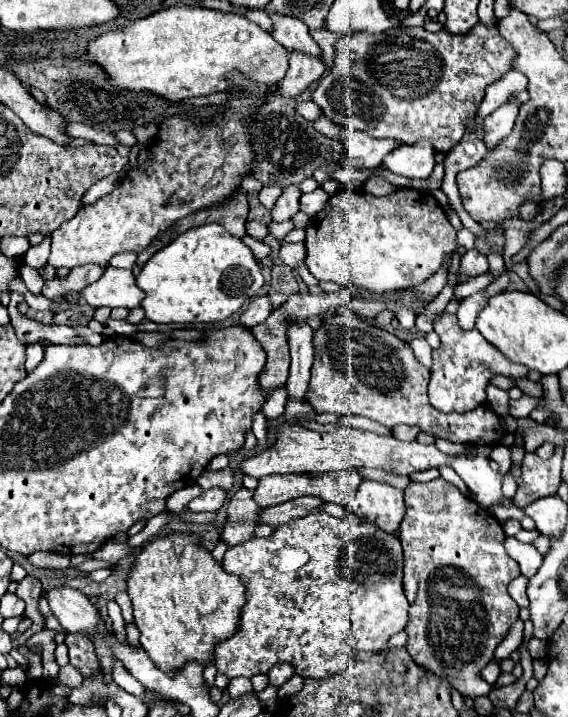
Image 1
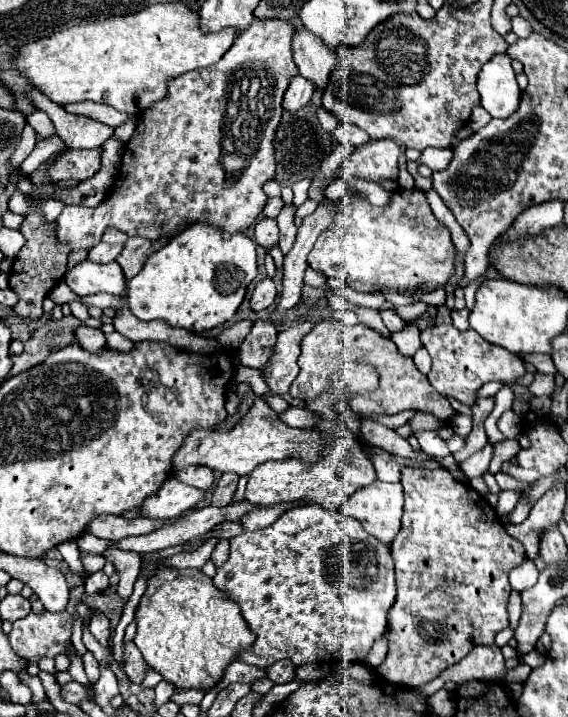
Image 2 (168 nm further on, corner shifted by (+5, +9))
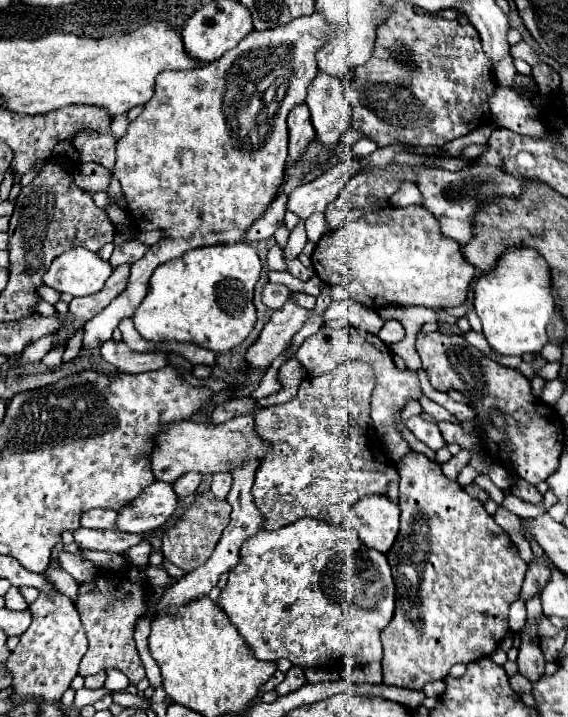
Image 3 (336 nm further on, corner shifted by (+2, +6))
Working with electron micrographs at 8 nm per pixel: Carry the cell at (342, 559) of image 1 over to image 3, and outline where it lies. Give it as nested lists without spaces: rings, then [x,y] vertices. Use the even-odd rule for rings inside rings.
[[[301,518],[285,528],[265,530],[245,540],[239,564],[229,572],[219,604],[259,660],[277,662],[279,658],[287,658],[293,666],[324,670],[325,664],[328,668],[329,662],[337,659],[350,669],[381,660],[379,634],[393,618],[395,584],[387,556],[361,544],[357,530],[343,524],[333,526],[317,518]],[[361,590],[367,594],[363,596]],[[375,590],[381,590],[381,598],[375,598]],[[355,598],[359,604],[353,604]]]

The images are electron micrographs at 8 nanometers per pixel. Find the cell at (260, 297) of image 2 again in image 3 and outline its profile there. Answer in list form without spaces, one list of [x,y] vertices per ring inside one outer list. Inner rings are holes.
[[[271,282],[265,284],[263,294],[261,294],[263,304],[269,306],[269,308],[273,308],[273,310],[281,308],[287,302],[287,298],[289,298],[289,288],[283,286],[283,284],[271,284]]]

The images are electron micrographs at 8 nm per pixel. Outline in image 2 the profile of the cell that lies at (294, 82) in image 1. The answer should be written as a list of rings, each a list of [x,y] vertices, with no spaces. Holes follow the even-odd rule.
[[[300,75],[294,77],[284,93],[284,109],[290,113],[296,113],[310,101],[312,93],[314,93],[314,85],[308,79],[304,79]]]

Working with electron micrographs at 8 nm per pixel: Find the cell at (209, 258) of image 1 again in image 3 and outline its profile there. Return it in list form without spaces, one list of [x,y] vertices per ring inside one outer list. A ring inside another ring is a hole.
[[[251,244],[195,248],[153,272],[149,294],[135,310],[133,324],[145,340],[193,342],[213,352],[227,352],[247,338],[257,320],[253,286],[259,276],[261,262]]]

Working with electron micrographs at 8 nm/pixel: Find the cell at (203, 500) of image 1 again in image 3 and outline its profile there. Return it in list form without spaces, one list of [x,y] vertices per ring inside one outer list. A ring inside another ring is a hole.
[[[153,482],[137,500],[133,500],[133,504],[127,504],[125,510],[119,512],[117,528],[133,534],[161,528],[177,512],[177,506],[179,496],[173,490],[173,484]]]

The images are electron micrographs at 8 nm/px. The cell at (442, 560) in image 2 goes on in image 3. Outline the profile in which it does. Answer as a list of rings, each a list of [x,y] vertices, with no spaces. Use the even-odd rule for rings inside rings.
[[[409,452],[409,456],[405,456],[405,460],[401,460],[401,464],[397,464],[399,476],[401,476],[401,486],[399,486],[399,508],[401,508],[401,530],[399,536],[393,544],[393,548],[389,550],[389,564],[393,570],[393,578],[395,578],[395,586],[397,586],[397,598],[395,598],[395,614],[389,622],[389,626],[381,632],[381,644],[383,644],[383,684],[389,686],[401,686],[401,688],[413,688],[413,690],[423,690],[423,686],[427,682],[433,680],[443,680],[449,674],[449,668],[455,664],[469,664],[475,662],[479,658],[489,656],[499,642],[503,640],[509,624],[507,624],[507,614],[509,614],[509,604],[511,600],[515,600],[521,592],[521,584],[525,578],[525,560],[519,556],[517,548],[513,546],[511,538],[495,524],[493,516],[489,516],[483,508],[483,504],[475,498],[471,498],[455,480],[449,480],[441,466],[437,462],[431,462],[427,456],[417,454],[417,452]]]

